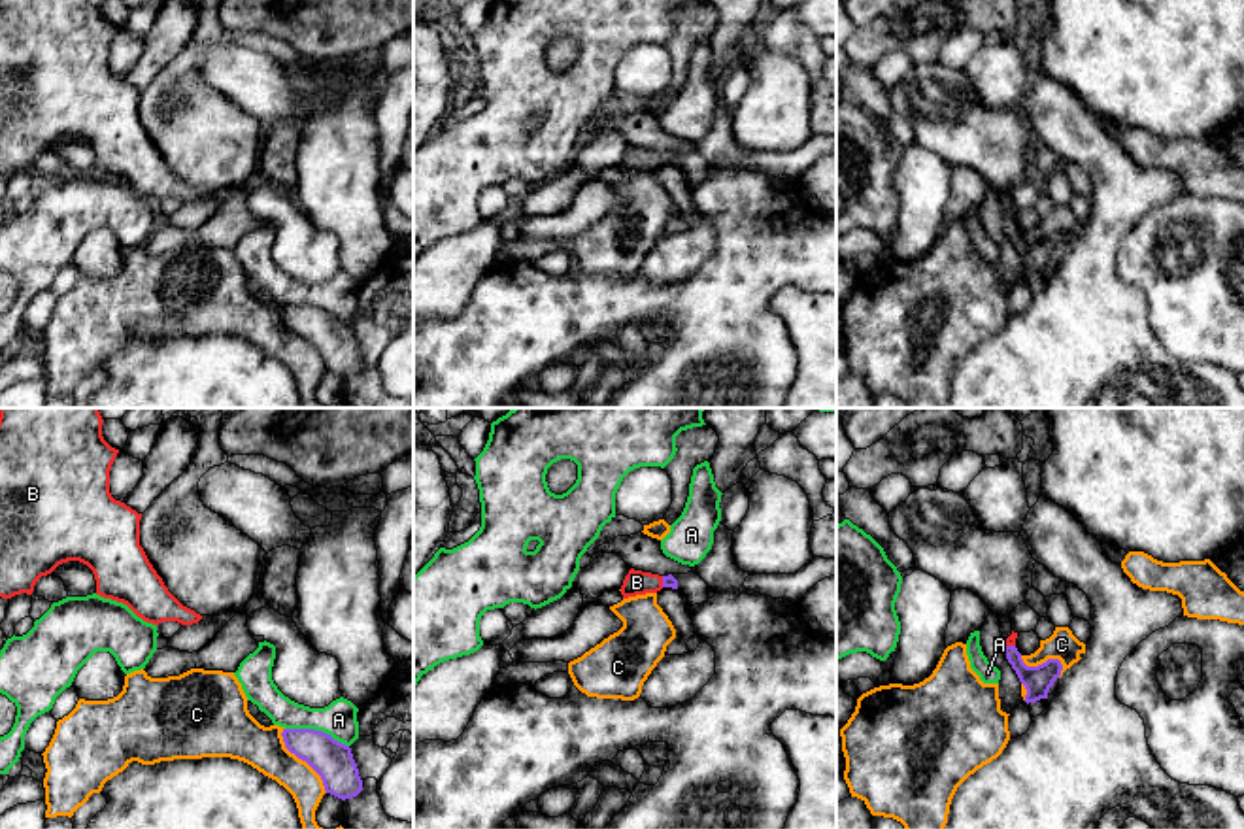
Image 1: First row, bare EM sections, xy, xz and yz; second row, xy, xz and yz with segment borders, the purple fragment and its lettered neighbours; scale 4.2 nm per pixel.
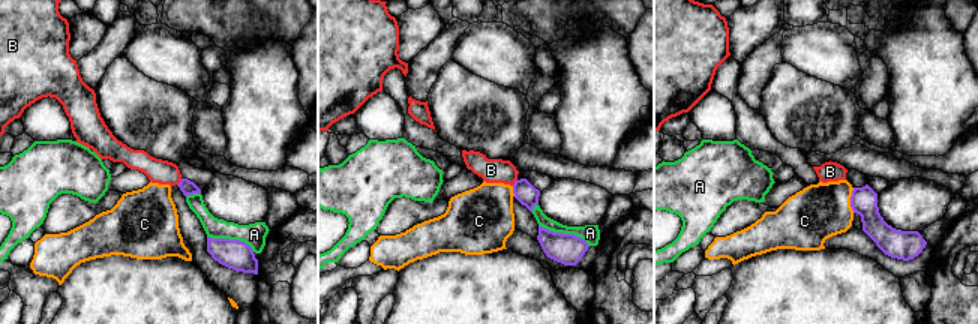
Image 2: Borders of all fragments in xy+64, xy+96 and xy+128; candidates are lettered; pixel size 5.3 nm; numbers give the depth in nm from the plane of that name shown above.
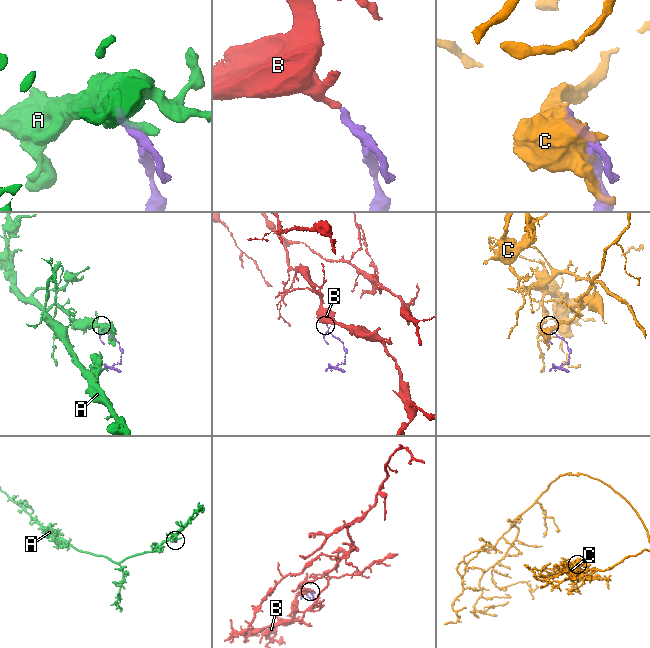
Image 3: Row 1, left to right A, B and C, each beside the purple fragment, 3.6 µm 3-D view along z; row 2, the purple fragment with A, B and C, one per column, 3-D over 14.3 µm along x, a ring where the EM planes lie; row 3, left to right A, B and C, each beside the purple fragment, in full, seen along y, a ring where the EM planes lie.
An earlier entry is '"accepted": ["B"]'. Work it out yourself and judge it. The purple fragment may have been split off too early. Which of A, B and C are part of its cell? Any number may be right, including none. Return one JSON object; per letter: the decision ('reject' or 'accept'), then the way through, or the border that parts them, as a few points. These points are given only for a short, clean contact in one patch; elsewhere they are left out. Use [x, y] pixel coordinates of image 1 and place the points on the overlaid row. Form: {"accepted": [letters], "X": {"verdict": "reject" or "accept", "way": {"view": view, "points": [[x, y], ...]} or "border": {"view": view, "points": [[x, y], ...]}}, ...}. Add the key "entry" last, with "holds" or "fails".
{"accepted": ["B"], "A": {"verdict": "reject"}, "B": {"verdict": "accept", "way": {"view": "xz", "points": [[669, 580], [663, 582], [637, 582]]}}, "C": {"verdict": "reject"}, "entry": "holds"}

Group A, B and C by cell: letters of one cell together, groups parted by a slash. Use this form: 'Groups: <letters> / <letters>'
Groups: A / B / C

